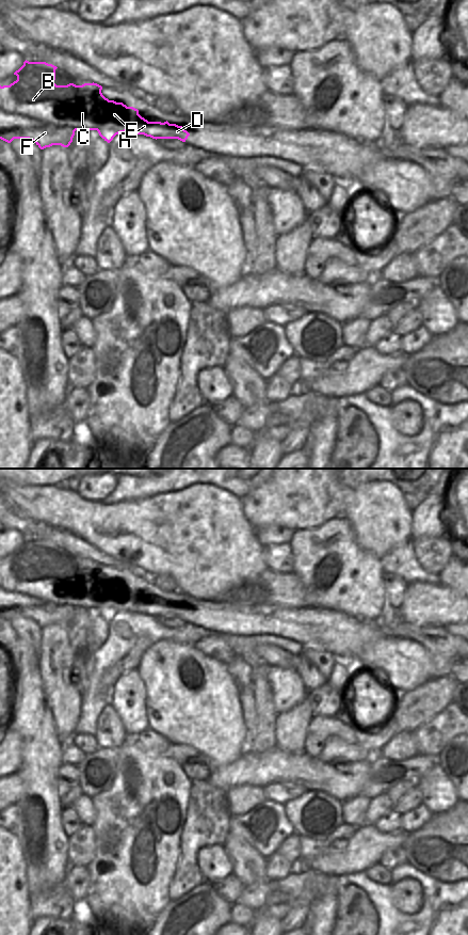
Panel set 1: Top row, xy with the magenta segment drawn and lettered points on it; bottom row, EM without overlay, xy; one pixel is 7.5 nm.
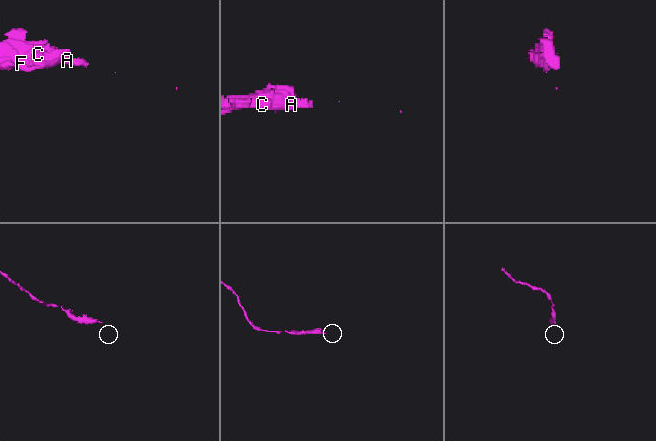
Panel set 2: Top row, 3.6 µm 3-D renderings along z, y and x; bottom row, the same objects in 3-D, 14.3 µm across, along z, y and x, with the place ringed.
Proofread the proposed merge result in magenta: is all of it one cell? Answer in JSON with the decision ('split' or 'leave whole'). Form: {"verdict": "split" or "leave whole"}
{"verdict": "split"}

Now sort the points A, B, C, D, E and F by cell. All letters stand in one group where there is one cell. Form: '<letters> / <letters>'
A B D E / C F

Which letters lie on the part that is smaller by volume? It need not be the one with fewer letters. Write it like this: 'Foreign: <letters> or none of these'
Foreign: C, F

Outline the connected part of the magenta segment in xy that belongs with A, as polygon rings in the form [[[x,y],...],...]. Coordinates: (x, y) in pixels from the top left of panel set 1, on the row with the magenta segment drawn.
[[[26,60],[14,73],[17,80],[10,85],[0,85],[0,111],[67,126],[70,116],[63,110],[76,102],[86,102],[100,106],[100,116],[108,128],[123,128],[126,132],[156,140],[178,139],[185,142],[190,136],[182,126],[167,121],[148,122],[139,114],[138,109],[109,100],[101,93],[102,86],[97,83],[57,85],[57,68],[46,62]]]

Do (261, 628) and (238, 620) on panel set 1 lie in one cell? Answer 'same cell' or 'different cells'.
same cell

